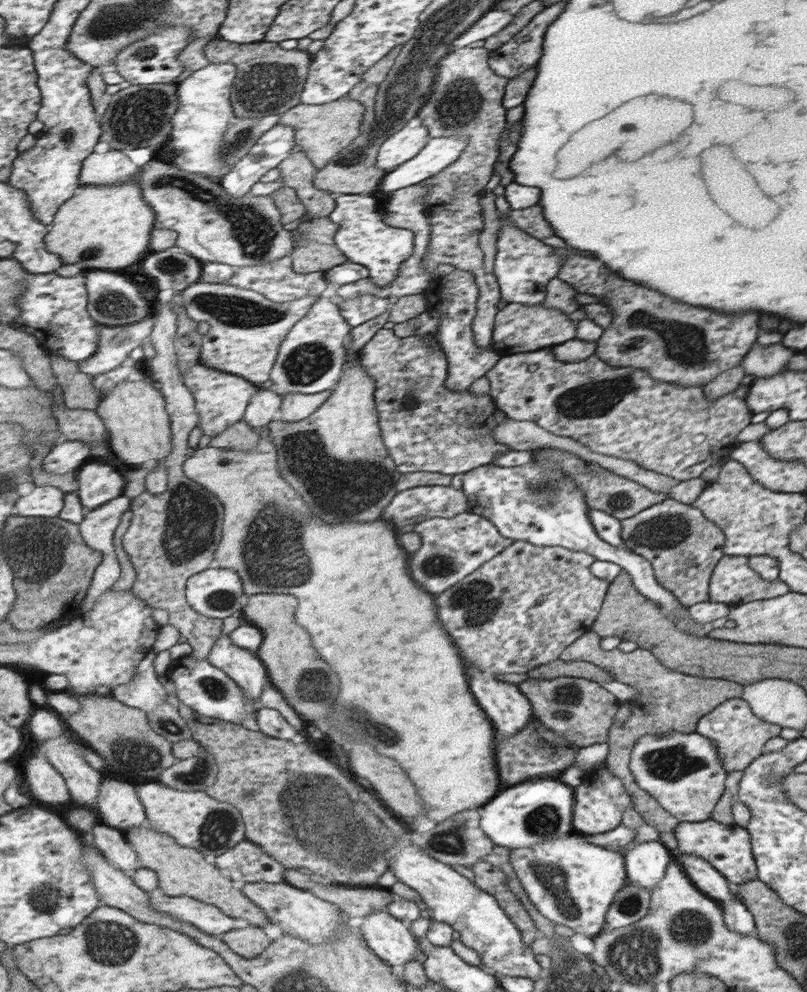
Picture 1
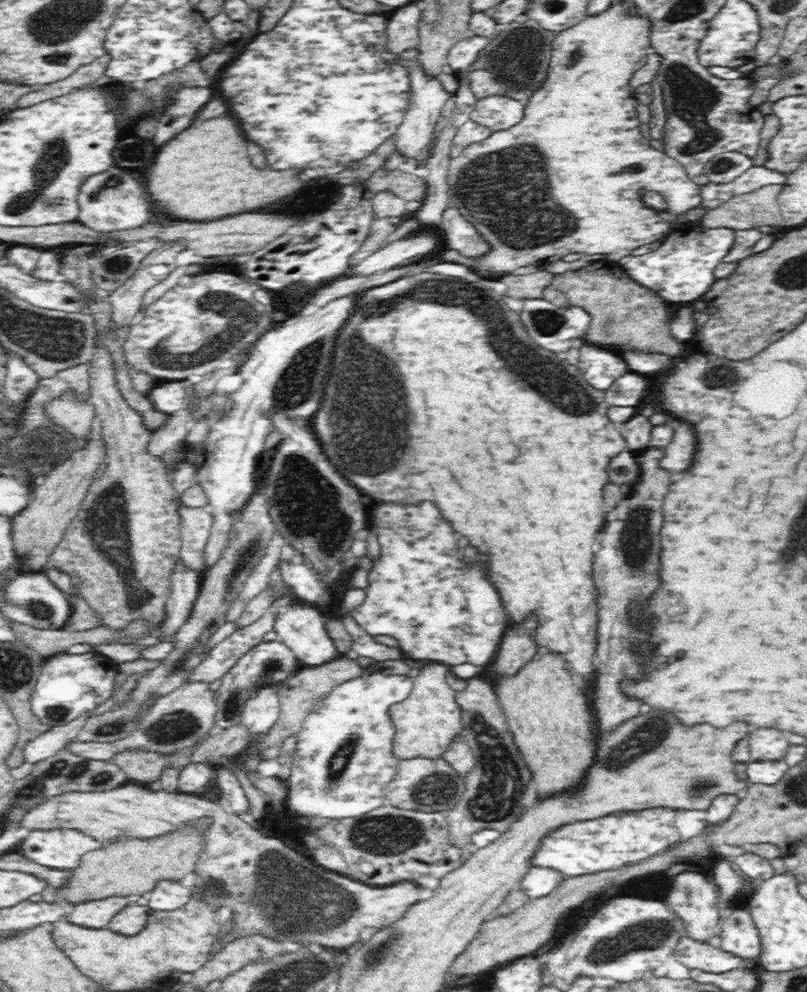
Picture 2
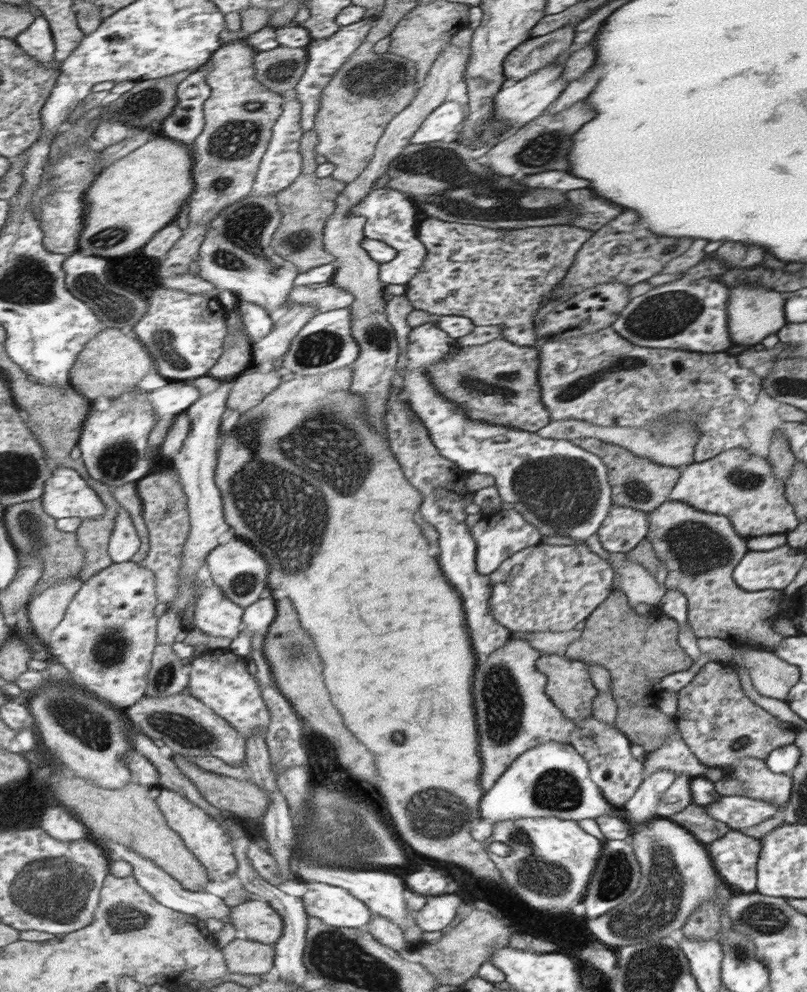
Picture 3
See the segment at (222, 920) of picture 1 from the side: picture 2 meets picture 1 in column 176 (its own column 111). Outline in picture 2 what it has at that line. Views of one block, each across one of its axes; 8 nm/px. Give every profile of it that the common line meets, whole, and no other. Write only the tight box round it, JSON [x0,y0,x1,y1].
[66,897,128,929]

